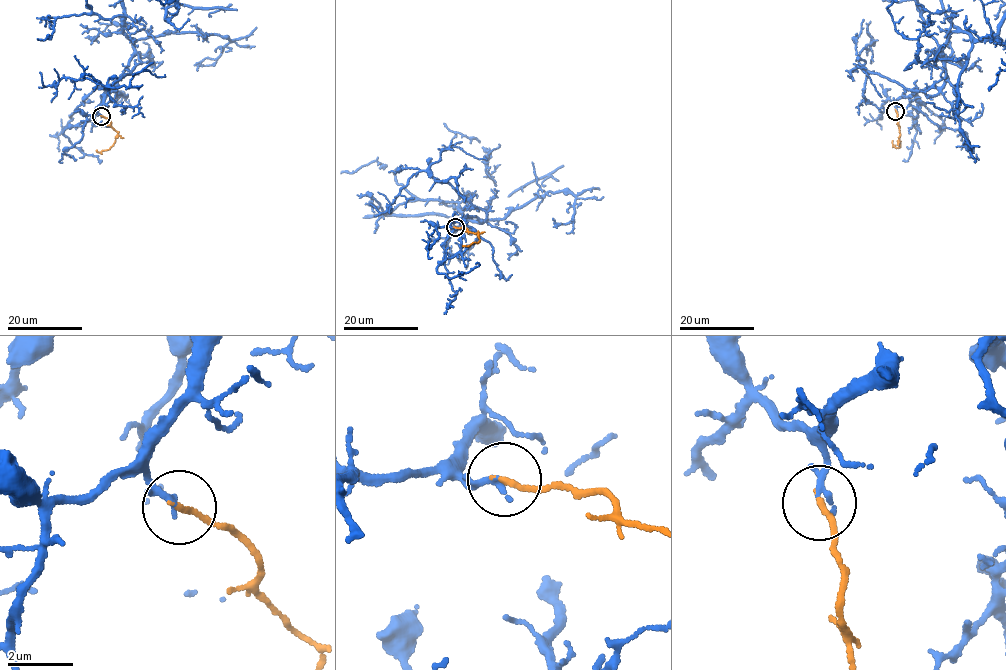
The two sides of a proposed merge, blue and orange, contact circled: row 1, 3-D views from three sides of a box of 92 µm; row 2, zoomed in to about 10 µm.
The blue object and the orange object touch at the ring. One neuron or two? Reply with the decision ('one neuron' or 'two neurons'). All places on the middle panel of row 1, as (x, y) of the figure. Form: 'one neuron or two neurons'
one neuron

